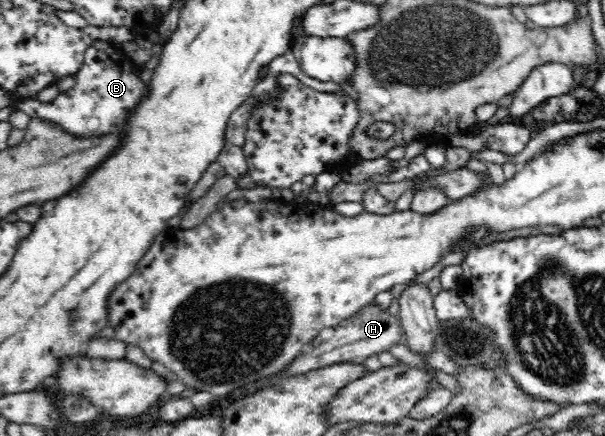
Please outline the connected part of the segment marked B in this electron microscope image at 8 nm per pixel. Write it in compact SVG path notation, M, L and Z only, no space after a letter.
M105 41L94 42L84 54L83 64L73 75L75 86L72 89L62 91L51 102L41 102L35 99L18 99L16 106L31 119L43 119L57 127L61 127L65 133L75 135L76 138L101 138L106 134L120 134L123 131L123 122L135 108L139 96L147 92L147 83L143 83L137 77L136 67L124 55L117 51L117 47Z

